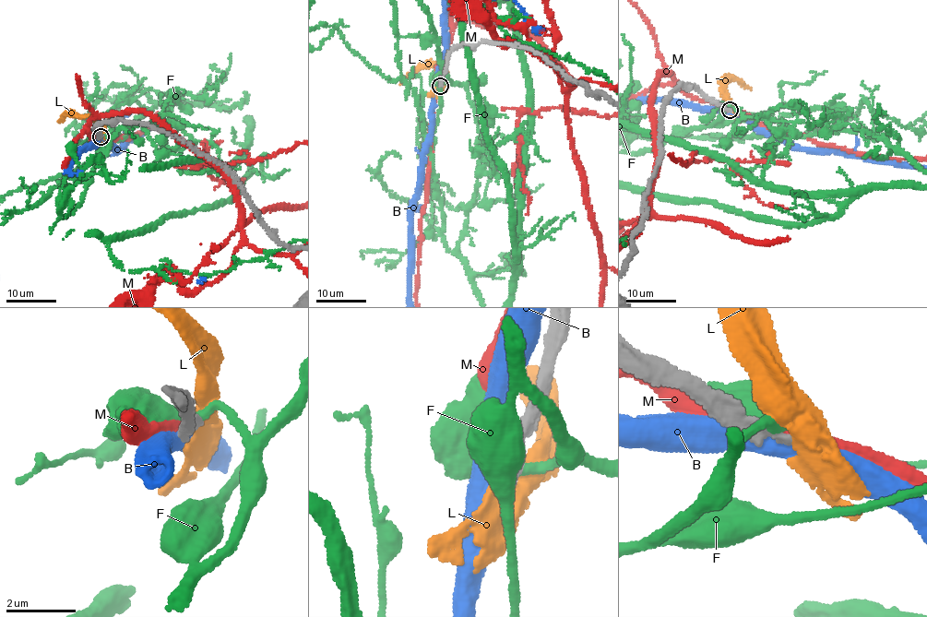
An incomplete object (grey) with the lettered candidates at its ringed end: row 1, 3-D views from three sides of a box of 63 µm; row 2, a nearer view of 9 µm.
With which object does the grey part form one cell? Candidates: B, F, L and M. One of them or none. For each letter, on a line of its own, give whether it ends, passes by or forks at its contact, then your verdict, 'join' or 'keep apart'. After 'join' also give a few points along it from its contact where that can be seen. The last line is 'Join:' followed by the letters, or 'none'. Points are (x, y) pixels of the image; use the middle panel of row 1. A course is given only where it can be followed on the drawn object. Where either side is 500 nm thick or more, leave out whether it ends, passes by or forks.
B: keep apart
F: it passes by; keep apart
L: join
M: it passes by; keep apart
Join: L

